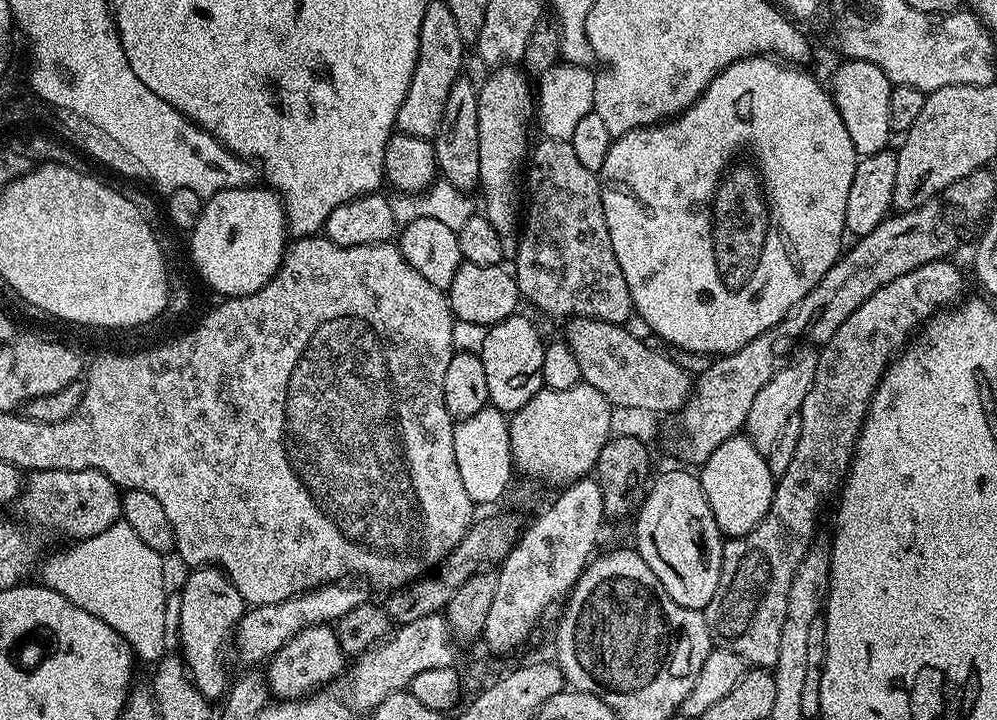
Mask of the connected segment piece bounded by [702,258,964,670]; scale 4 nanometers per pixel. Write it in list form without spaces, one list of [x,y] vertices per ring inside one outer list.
[[[948,258],[931,260],[894,278],[894,282],[886,282],[886,286],[874,290],[874,294],[870,294],[870,298],[866,298],[866,302],[862,302],[862,306],[858,306],[858,310],[854,310],[854,314],[850,314],[850,318],[846,318],[846,322],[842,322],[842,326],[838,326],[838,330],[834,330],[832,337],[819,349],[814,382],[806,398],[802,398],[798,413],[802,430],[798,434],[798,446],[794,446],[794,458],[790,458],[790,467],[786,474],[776,480],[774,498],[770,502],[770,510],[766,510],[764,521],[745,536],[725,539],[718,590],[714,590],[714,598],[710,598],[708,605],[702,609],[713,645],[734,650],[734,654],[744,659],[745,665],[769,670],[776,667],[782,622],[786,622],[786,598],[790,594],[790,582],[802,558],[817,539],[816,519],[820,516],[820,496],[828,496],[832,491],[833,495],[841,487],[848,466],[852,463],[856,439],[860,437],[868,416],[872,395],[880,385],[890,361],[909,343],[910,338],[917,335],[925,321],[961,299],[964,280],[952,262]]]

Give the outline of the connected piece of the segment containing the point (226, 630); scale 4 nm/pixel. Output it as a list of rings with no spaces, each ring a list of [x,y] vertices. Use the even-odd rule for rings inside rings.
[[[201,566],[191,569],[184,580],[184,589],[180,592],[180,644],[184,647],[182,659],[185,669],[194,685],[205,698],[219,697],[229,687],[230,676],[224,673],[224,643],[229,643],[237,624],[244,617],[246,605],[242,594],[228,580],[228,576],[215,566]]]

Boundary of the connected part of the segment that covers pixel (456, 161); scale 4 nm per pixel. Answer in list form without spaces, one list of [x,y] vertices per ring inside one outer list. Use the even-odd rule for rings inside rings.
[[[461,74],[460,77],[454,82],[454,86],[450,86],[450,95],[446,98],[446,110],[442,110],[442,122],[438,126],[436,135],[432,140],[432,149],[436,155],[436,166],[439,175],[446,182],[450,182],[450,186],[459,188],[461,192],[468,194],[471,193],[471,188],[475,189],[480,182],[480,171],[478,170],[478,84],[477,81],[467,80],[467,75]]]

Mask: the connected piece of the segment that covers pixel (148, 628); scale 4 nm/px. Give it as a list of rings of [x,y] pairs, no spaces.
[[[119,519],[101,534],[77,541],[64,552],[50,555],[39,565],[39,583],[63,597],[87,613],[101,618],[111,629],[127,641],[129,648],[140,659],[150,663],[159,661],[167,651],[166,632],[168,630],[168,596],[166,594],[166,576],[164,574],[163,555],[151,550],[138,536],[130,524]]]

